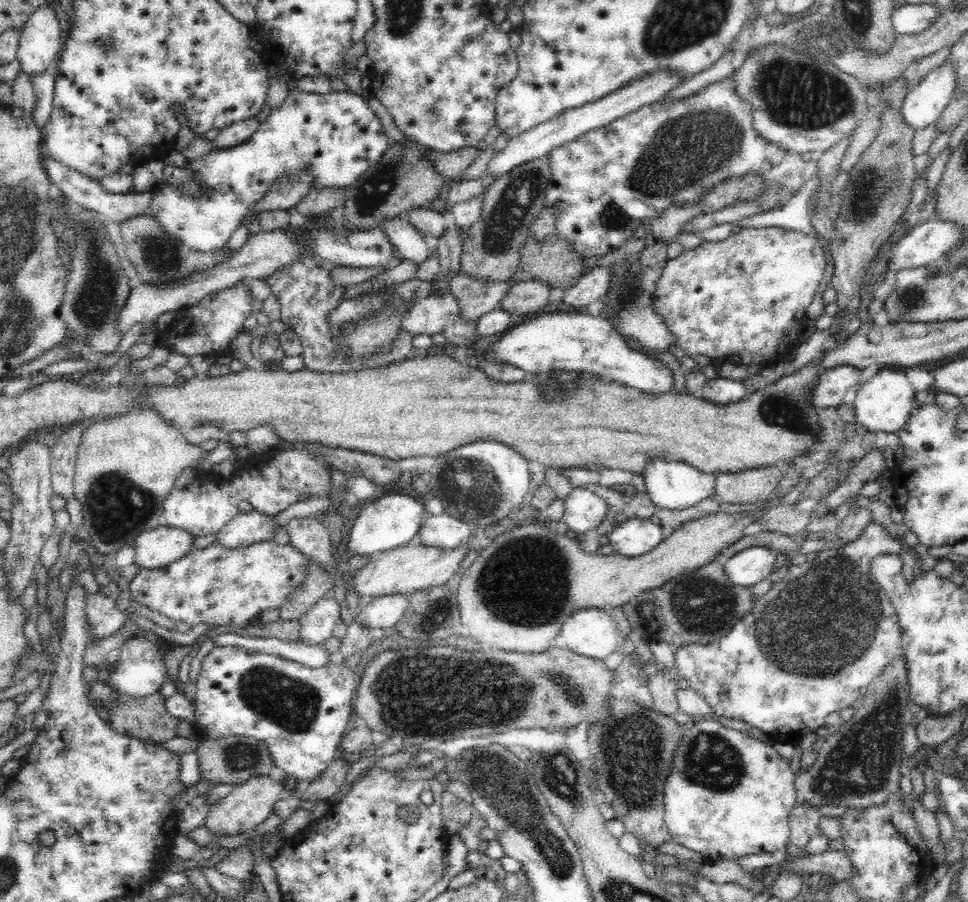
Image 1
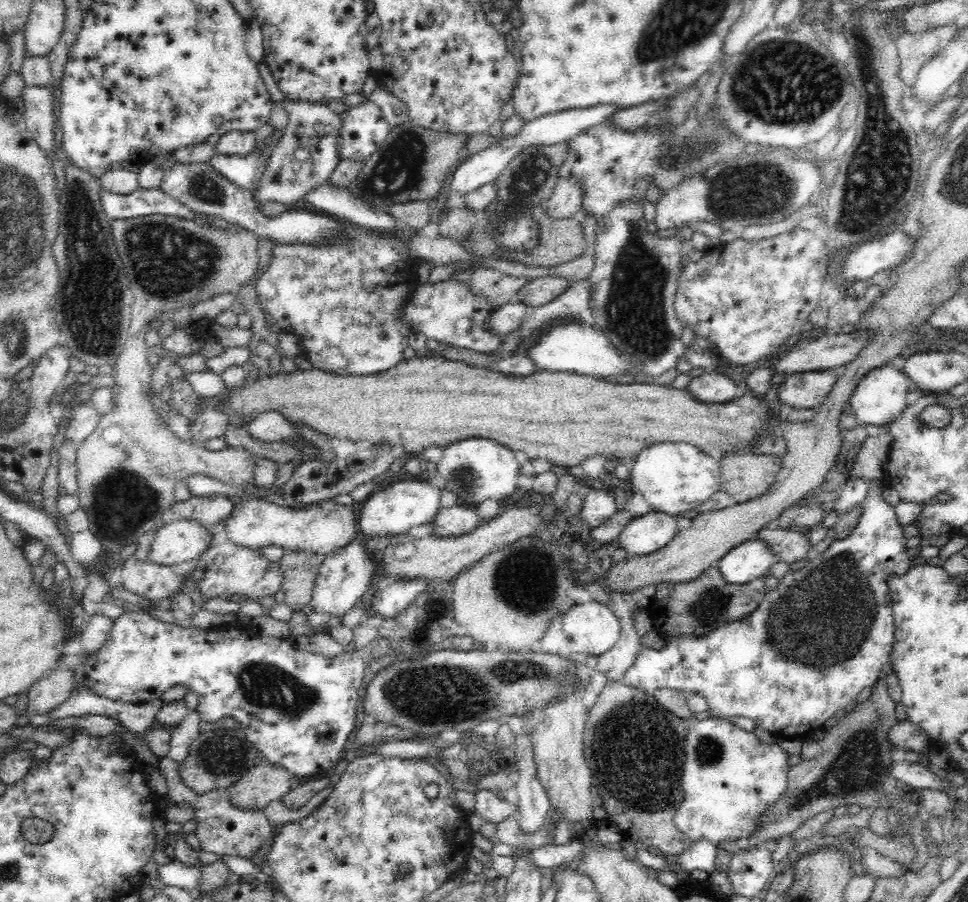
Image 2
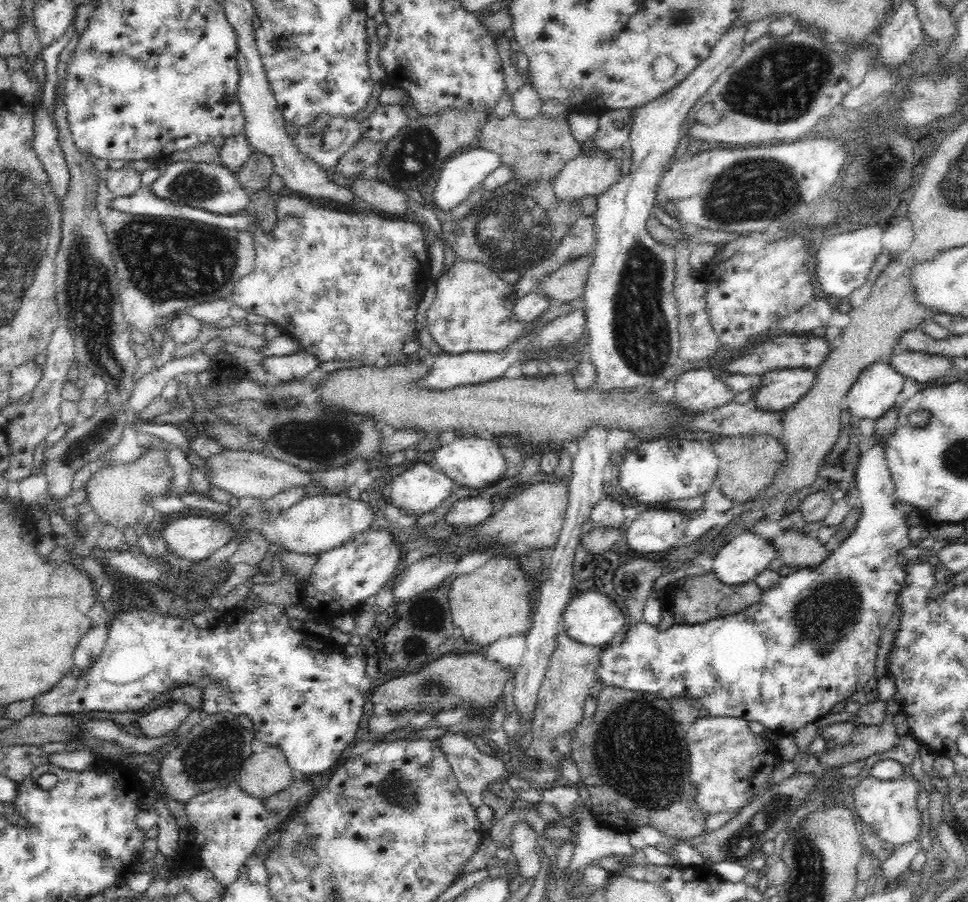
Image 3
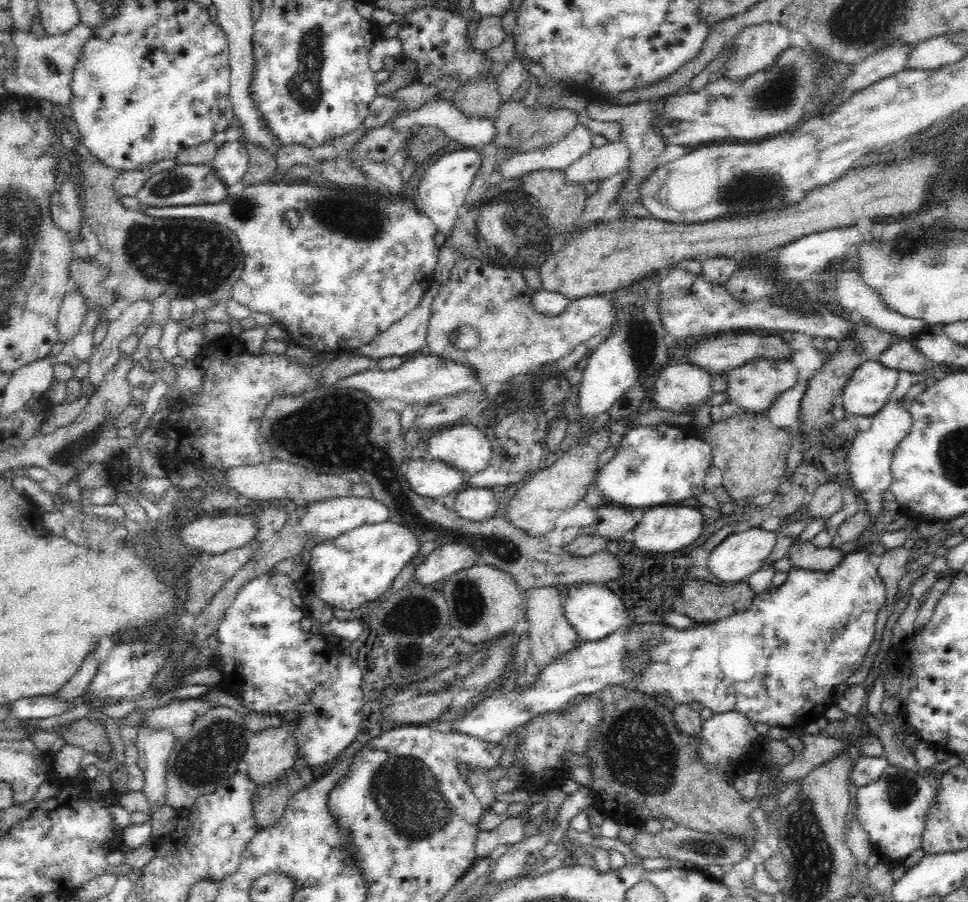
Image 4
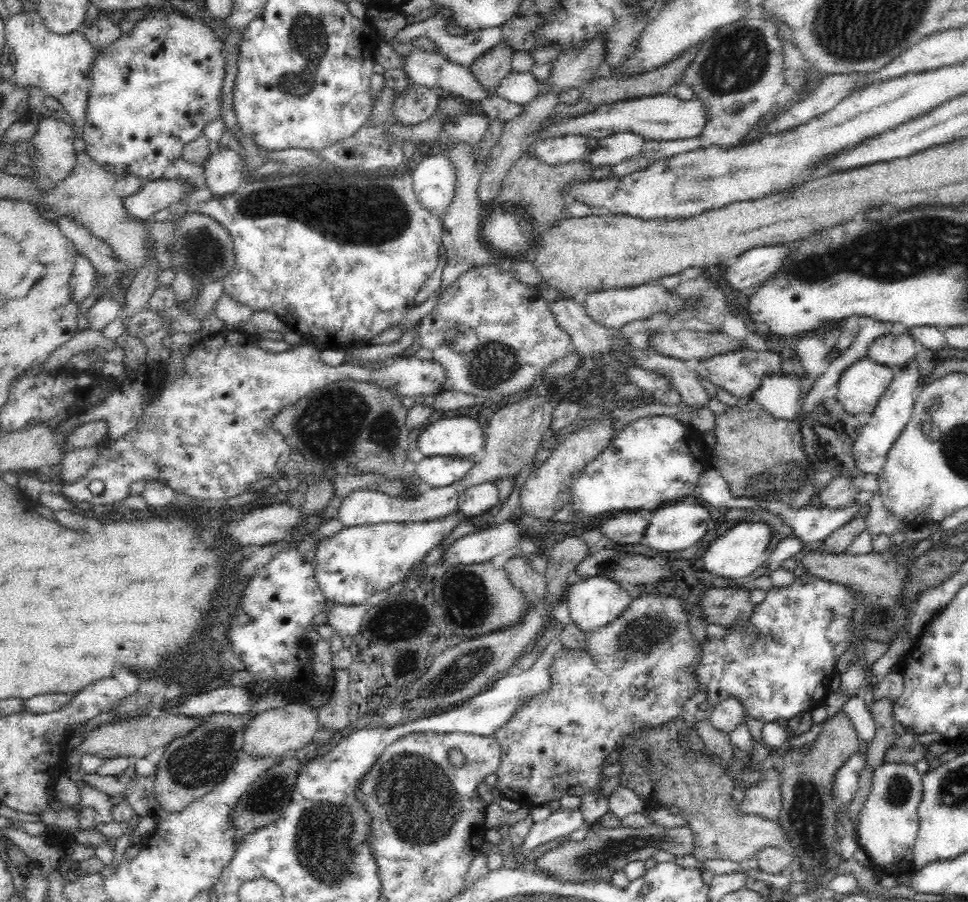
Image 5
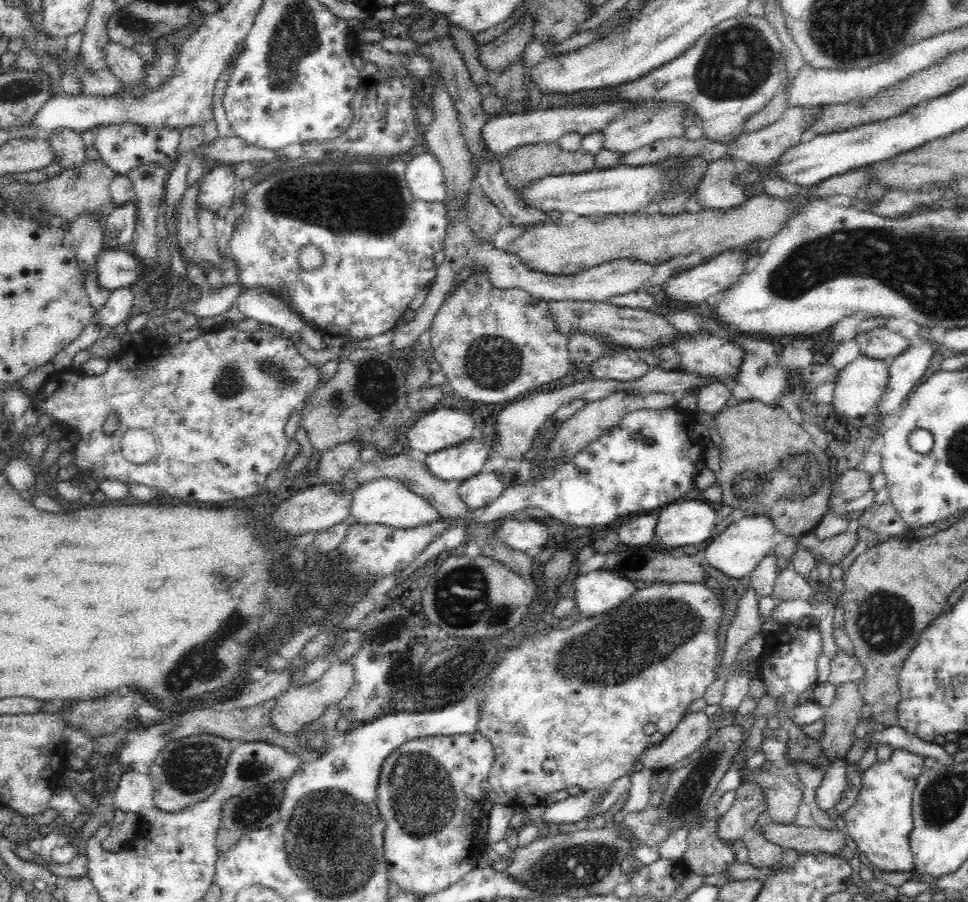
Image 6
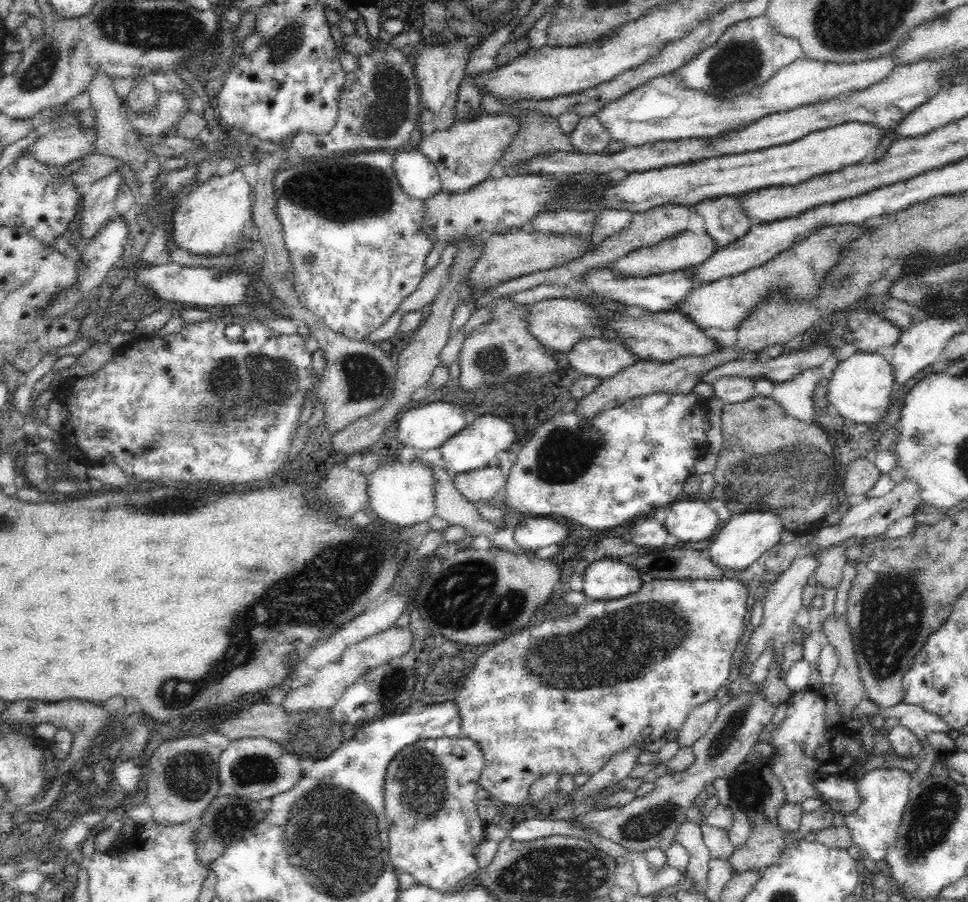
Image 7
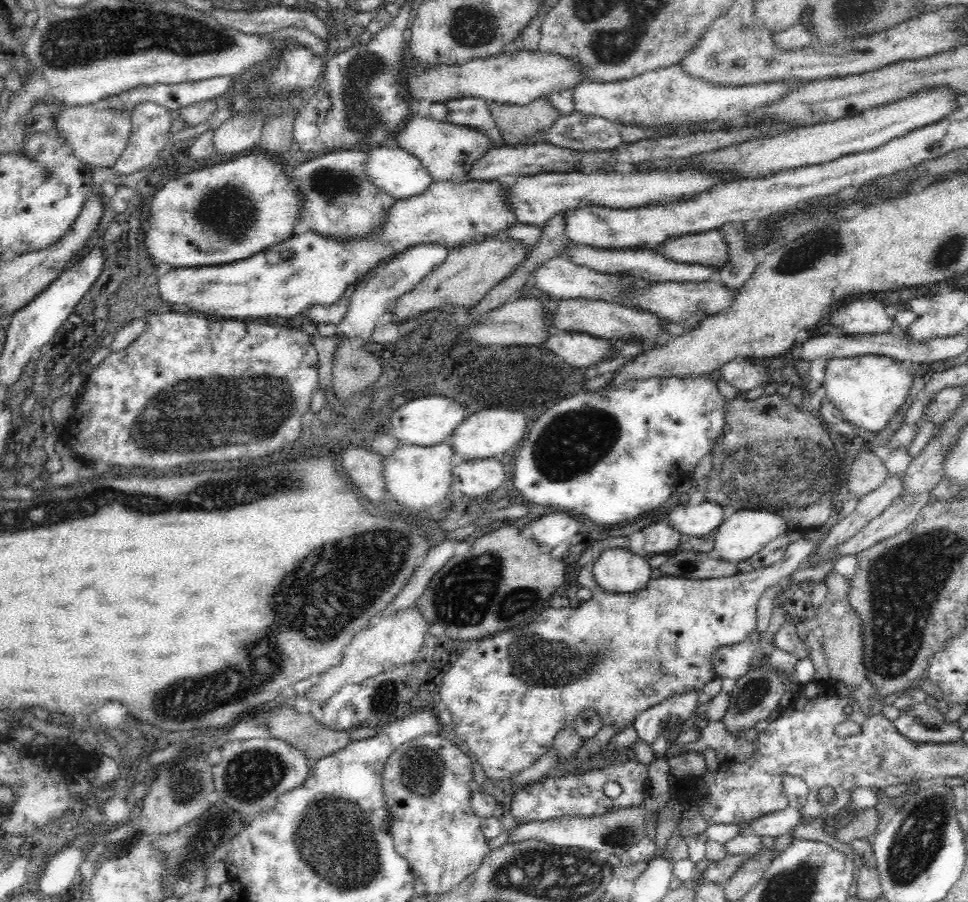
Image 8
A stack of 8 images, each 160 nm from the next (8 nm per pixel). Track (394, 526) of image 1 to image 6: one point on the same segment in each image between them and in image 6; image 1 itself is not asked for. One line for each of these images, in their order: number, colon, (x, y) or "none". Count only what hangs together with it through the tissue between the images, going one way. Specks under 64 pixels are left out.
2: (393, 511)
3: (420, 489)
4: (436, 480)
5: (438, 471)
6: (458, 463)

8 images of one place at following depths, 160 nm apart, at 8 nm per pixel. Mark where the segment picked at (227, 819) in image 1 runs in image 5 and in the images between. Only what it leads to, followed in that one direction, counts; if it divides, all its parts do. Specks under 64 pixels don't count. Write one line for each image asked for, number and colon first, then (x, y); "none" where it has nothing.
2: (263, 784)
3: (263, 775)
4: (271, 754)
5: (271, 734)

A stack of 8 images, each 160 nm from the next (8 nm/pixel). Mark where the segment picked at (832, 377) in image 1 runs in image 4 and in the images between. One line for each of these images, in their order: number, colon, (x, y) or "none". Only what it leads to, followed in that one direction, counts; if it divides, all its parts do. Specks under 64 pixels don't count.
2: (809, 390)
3: (781, 389)
4: (756, 386)

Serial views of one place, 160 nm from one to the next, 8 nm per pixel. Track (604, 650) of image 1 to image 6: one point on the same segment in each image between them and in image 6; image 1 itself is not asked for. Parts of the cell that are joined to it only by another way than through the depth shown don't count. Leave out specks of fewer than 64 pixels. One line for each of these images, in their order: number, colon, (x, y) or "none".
2: (594, 628)
3: (591, 619)
4: (594, 611)
5: (594, 602)
6: (597, 592)

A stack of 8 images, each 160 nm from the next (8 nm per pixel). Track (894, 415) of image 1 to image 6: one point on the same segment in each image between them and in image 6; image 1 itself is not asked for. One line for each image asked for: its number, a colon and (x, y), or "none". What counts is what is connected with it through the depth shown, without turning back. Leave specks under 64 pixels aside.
2: (880, 397)
3: (875, 392)
4: (866, 393)
5: (859, 389)
6: (859, 386)

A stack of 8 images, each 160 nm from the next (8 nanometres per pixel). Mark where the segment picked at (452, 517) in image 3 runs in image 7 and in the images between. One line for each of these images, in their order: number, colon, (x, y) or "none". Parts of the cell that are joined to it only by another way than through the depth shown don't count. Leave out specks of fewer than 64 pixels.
4: (475, 504)
5: (477, 500)
6: (478, 491)
7: (481, 485)

